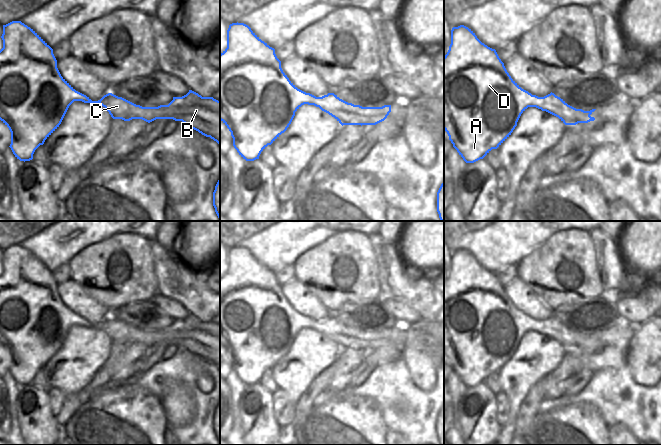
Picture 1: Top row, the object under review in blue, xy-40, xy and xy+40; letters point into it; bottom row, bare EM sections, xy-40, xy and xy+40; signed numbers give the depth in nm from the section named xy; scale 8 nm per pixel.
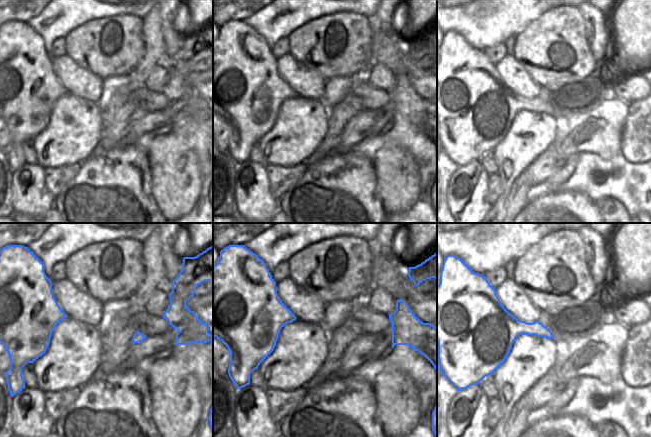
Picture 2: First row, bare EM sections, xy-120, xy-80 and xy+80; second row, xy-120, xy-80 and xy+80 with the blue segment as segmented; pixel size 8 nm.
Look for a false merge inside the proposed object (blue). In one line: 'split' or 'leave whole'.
split

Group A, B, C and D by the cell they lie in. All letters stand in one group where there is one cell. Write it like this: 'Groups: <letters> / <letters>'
Groups: A D / B C.

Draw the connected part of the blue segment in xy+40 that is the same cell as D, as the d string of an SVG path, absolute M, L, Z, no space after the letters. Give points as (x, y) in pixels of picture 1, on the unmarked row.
M464 249L452 252L451 268L444 280L444 354L466 387L483 383L492 373L497 373L511 359L521 338L528 331L542 333L555 320L551 316L544 321L538 321L522 313L511 302L495 273L482 267L475 257Z

